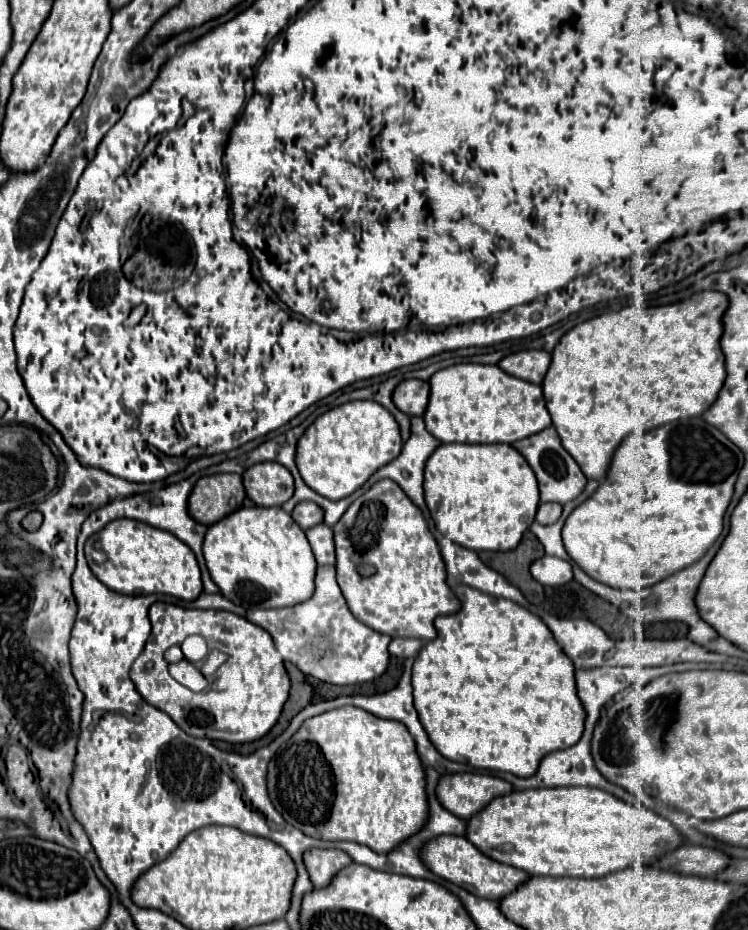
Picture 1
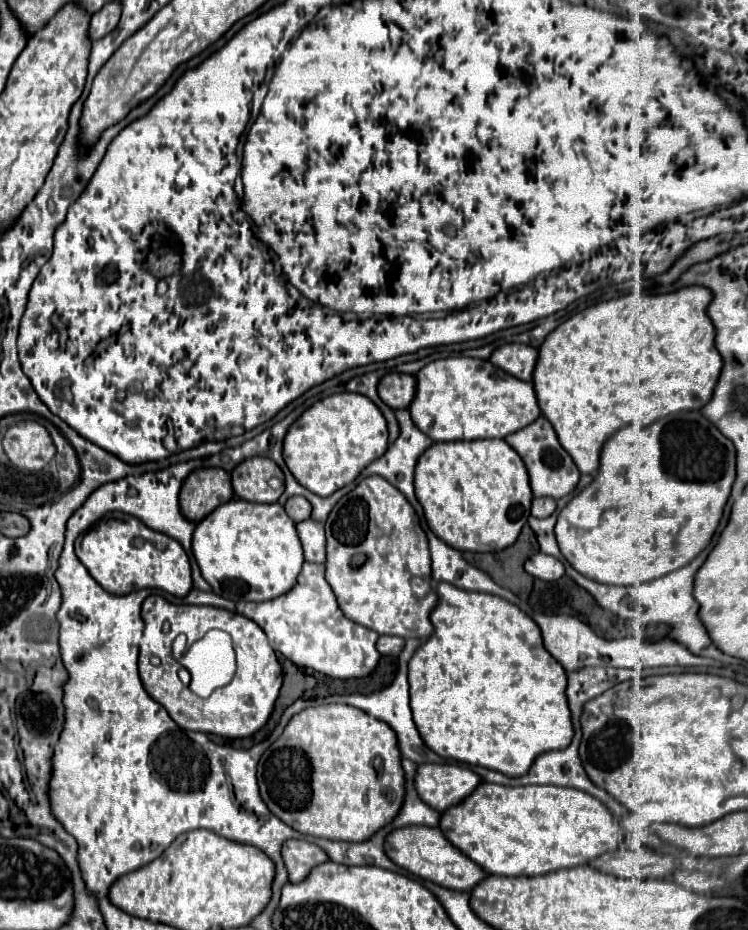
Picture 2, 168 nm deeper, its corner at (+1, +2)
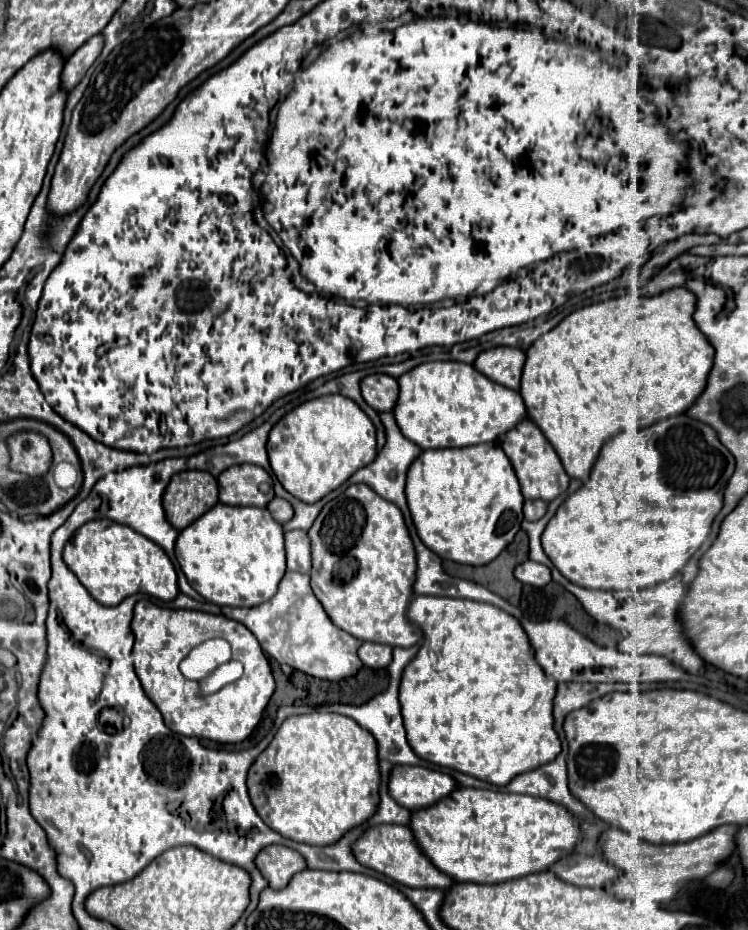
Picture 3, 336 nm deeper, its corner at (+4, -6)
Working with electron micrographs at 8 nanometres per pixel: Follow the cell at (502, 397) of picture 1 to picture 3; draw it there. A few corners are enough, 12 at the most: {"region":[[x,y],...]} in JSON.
{"region":[[468,363],[398,377],[394,417],[422,449],[490,443],[526,419]]}

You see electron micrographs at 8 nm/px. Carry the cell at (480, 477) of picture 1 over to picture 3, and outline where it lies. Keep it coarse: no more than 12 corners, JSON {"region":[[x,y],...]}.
{"region":[[498,443],[422,451],[406,499],[424,545],[494,561],[524,519]]}

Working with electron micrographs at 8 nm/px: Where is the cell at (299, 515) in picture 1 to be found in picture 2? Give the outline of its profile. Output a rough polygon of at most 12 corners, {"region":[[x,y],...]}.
{"region":[[291,497],[285,511],[295,523],[311,517],[305,497]]}

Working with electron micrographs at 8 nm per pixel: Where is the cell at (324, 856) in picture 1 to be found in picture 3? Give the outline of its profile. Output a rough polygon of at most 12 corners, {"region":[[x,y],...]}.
{"region":[[268,845],[256,857],[272,889],[308,867],[298,851]]}

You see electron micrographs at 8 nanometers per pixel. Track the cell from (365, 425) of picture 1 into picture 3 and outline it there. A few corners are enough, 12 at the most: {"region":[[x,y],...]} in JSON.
{"region":[[344,395],[282,417],[274,475],[316,503],[376,457],[376,427]]}

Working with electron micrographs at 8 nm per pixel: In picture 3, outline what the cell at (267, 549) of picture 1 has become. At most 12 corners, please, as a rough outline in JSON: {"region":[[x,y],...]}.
{"region":[[218,503],[176,559],[208,601],[256,607],[286,573],[268,509]]}

